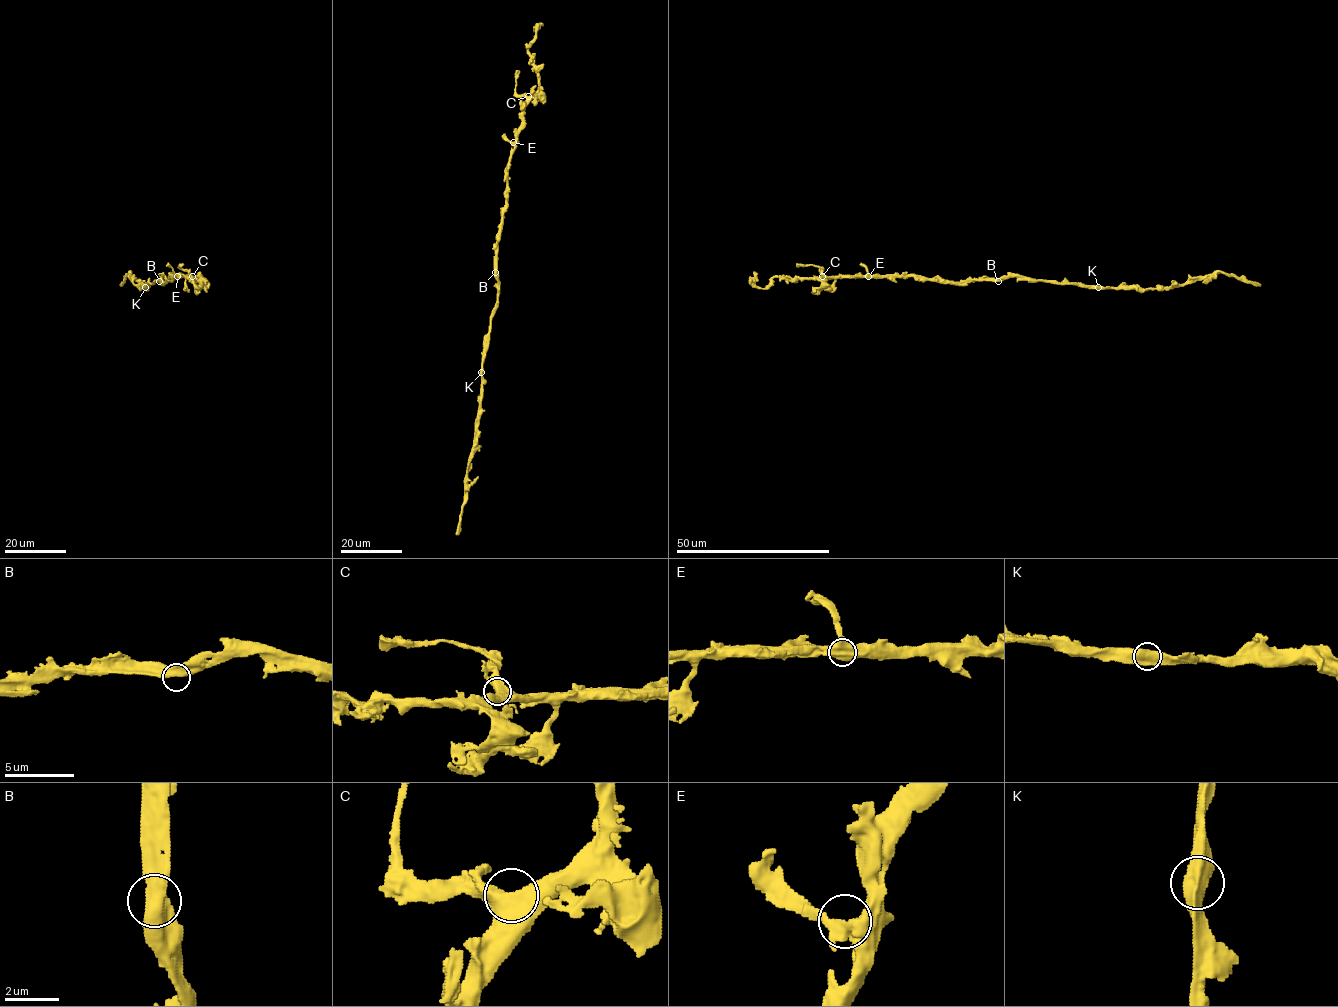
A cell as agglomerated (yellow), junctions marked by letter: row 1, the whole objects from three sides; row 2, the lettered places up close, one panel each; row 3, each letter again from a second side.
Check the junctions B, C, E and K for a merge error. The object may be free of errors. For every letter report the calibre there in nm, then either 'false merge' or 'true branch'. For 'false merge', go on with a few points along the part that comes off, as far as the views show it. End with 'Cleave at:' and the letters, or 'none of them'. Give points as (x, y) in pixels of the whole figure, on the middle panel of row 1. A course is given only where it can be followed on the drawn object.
B: 600 nm thick; true branch
C: 600 nm thick; true branch
E: 550 nm thick; true branch
K: 700 nm thick; true branch
Cleave at: none of them

